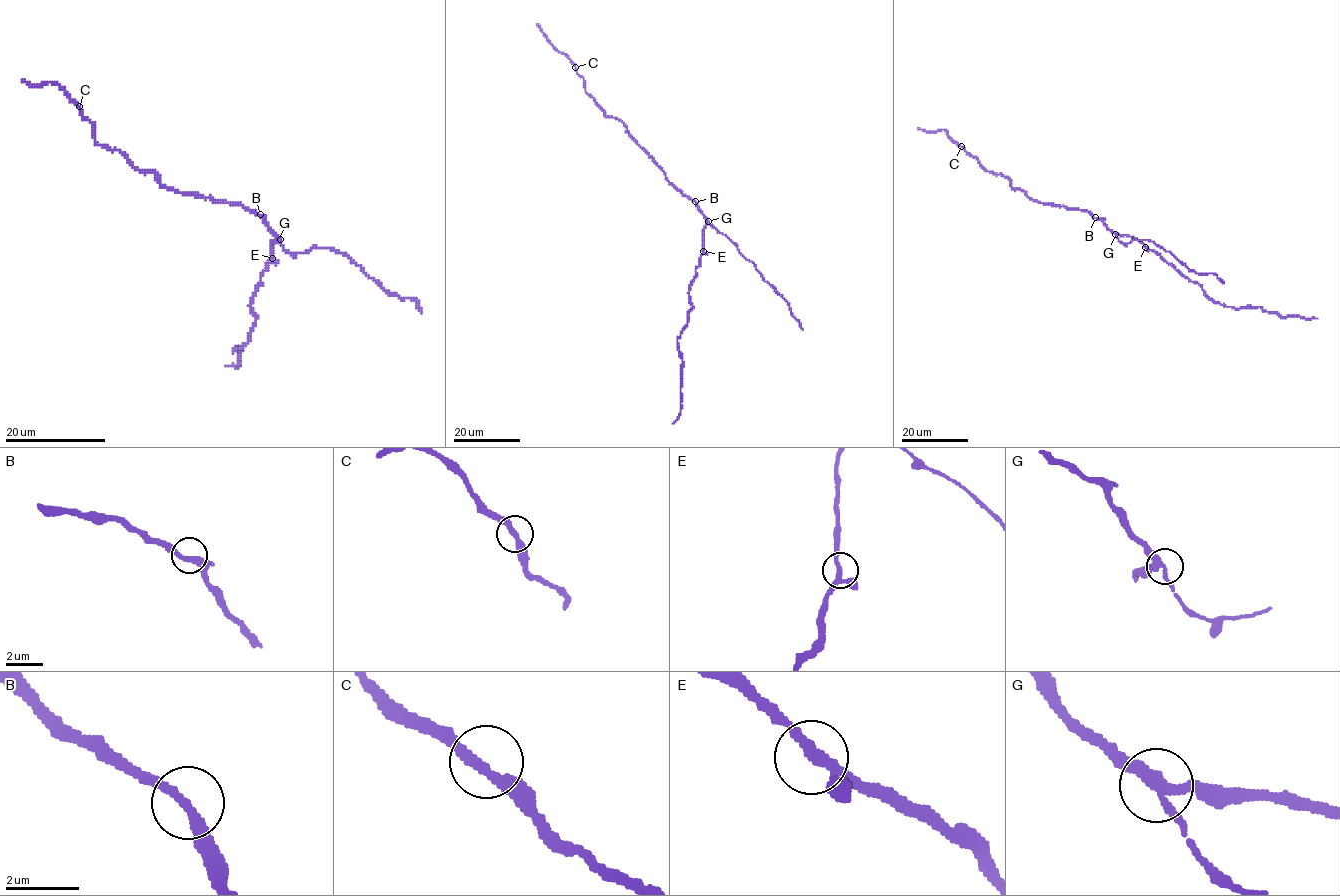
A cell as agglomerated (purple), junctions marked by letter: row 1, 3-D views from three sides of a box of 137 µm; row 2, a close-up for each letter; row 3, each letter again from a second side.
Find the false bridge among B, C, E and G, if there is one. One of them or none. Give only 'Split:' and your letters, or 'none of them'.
Split: none of them

